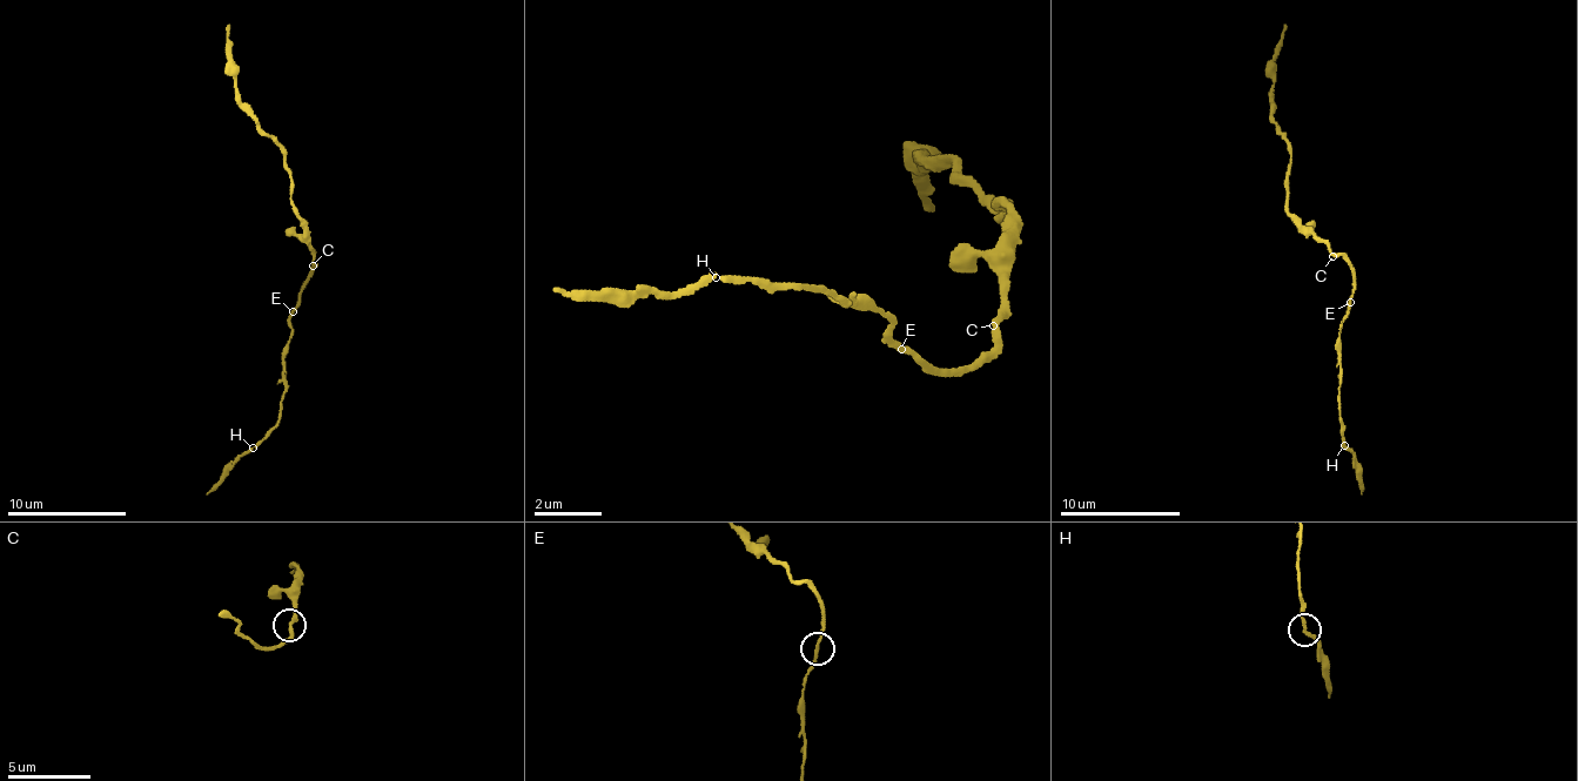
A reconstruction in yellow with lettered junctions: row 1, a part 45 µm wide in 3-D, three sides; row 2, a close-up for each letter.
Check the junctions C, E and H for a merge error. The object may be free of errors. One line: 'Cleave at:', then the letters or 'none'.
Cleave at: none

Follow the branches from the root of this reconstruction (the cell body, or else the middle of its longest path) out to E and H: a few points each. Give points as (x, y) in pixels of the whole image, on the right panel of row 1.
E: (1333, 253), (1354, 271), (1355, 293), (1350, 302)
H: (1333, 253), (1349, 266), (1355, 284), (1348, 318), (1341, 323), (1338, 336), (1343, 444)

